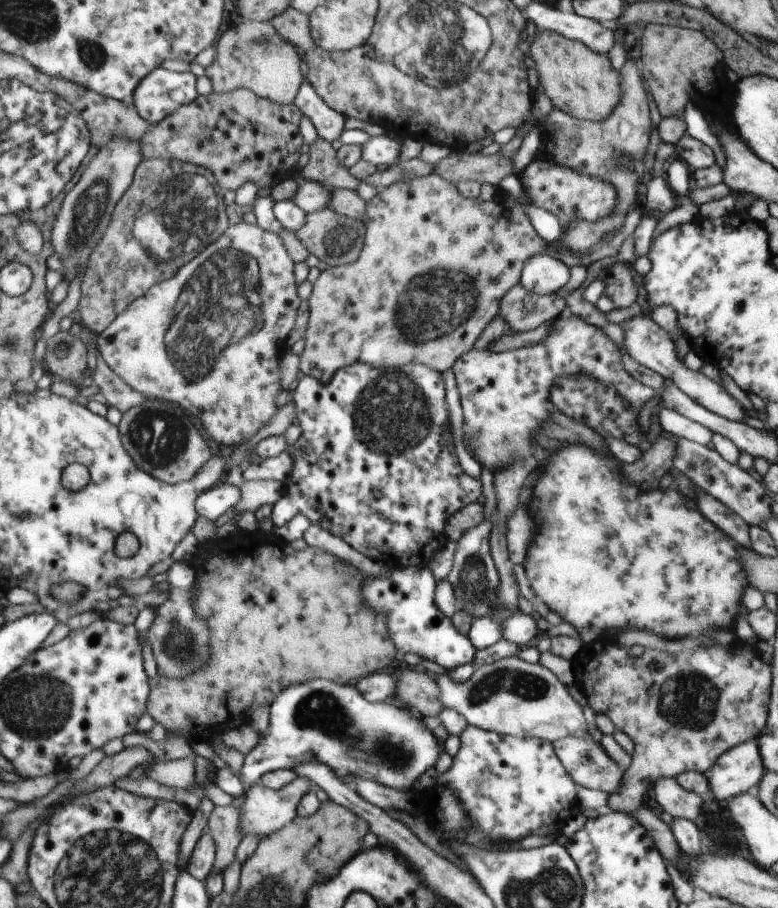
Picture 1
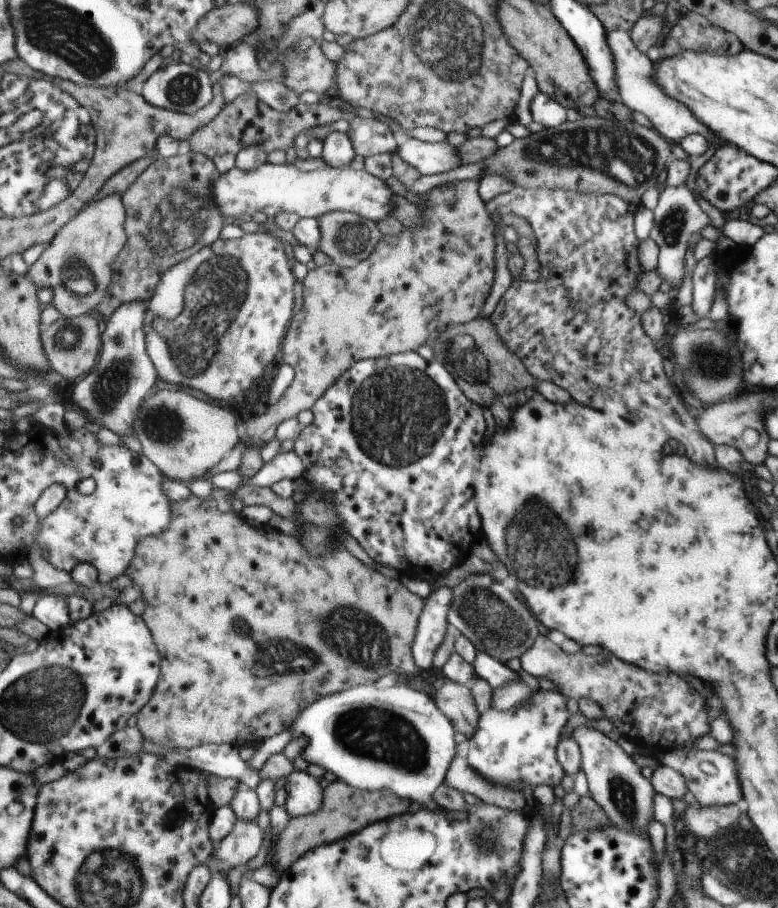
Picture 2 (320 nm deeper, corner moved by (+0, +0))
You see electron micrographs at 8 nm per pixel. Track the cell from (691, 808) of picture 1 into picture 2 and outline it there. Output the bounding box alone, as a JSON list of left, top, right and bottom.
[681,791,739,837]

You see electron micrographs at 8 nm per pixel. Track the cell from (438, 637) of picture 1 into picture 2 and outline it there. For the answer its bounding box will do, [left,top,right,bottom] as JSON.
[471,652,519,691]

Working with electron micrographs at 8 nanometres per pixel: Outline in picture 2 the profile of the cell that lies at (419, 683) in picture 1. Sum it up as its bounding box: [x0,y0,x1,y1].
[431,680,479,738]

